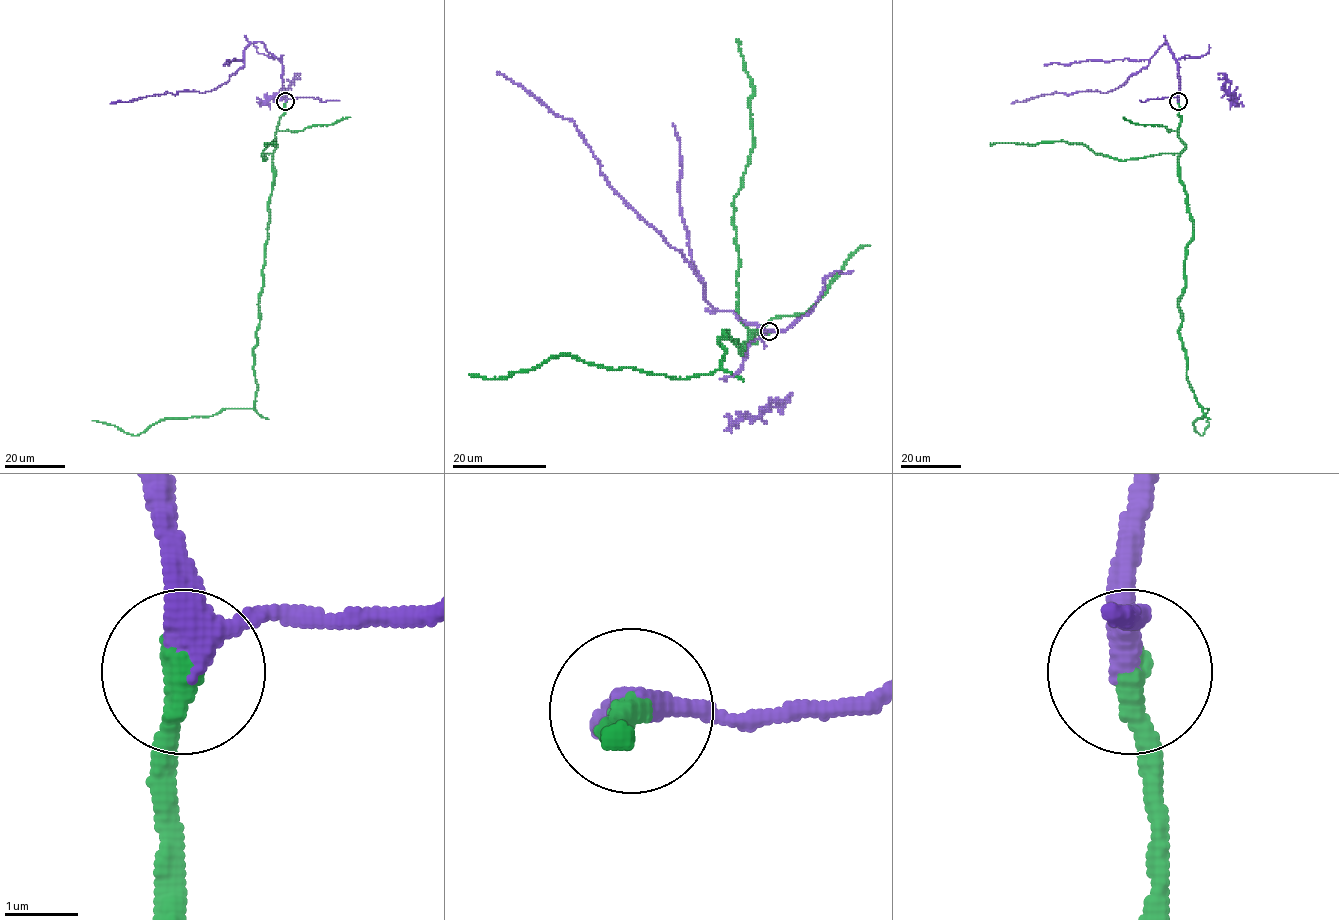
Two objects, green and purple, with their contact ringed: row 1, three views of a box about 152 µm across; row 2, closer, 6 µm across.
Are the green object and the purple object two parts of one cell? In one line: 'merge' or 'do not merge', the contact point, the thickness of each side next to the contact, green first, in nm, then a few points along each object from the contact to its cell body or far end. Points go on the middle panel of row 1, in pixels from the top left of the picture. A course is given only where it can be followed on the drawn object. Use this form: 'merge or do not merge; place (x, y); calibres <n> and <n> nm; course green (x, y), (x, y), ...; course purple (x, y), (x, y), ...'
merge; place (769, 331); calibres 400 and 320 nm; course green (769, 331), (748, 330), (741, 354), (724, 332), (706, 375), (568, 355), (468, 373); course purple (769, 331), (746, 324), (732, 310), (715, 310), (686, 259), (610, 186), (577, 126), (496, 72)

